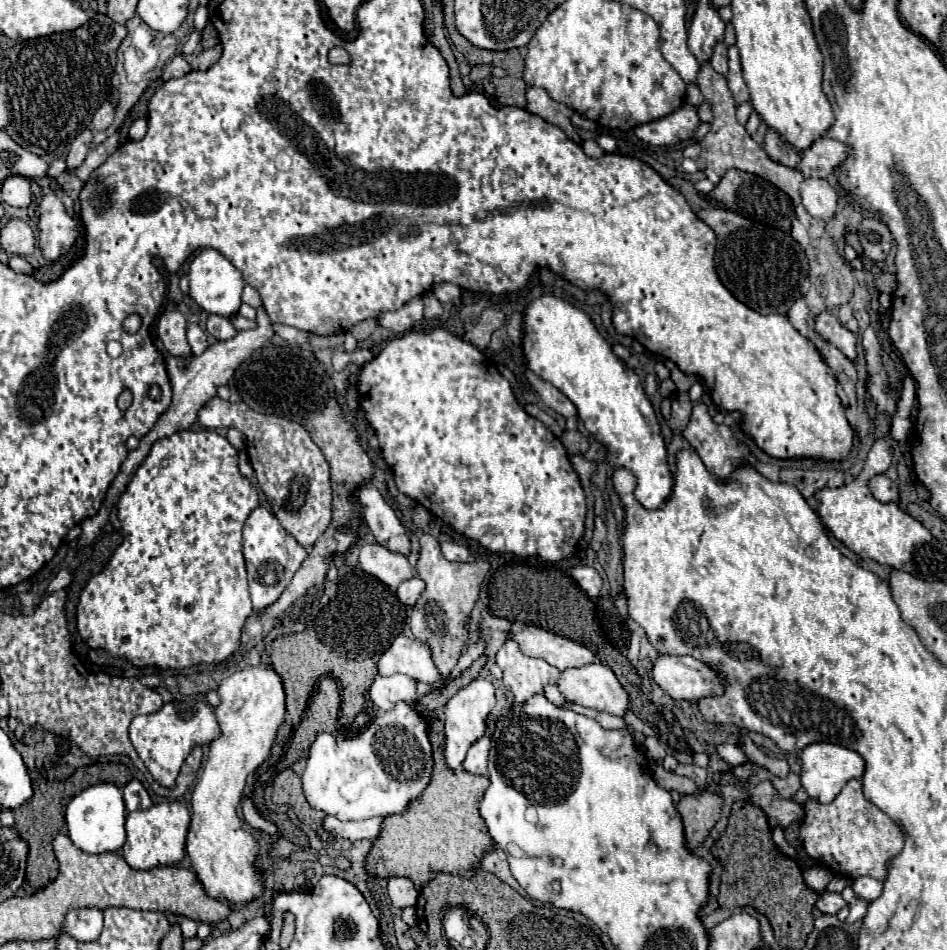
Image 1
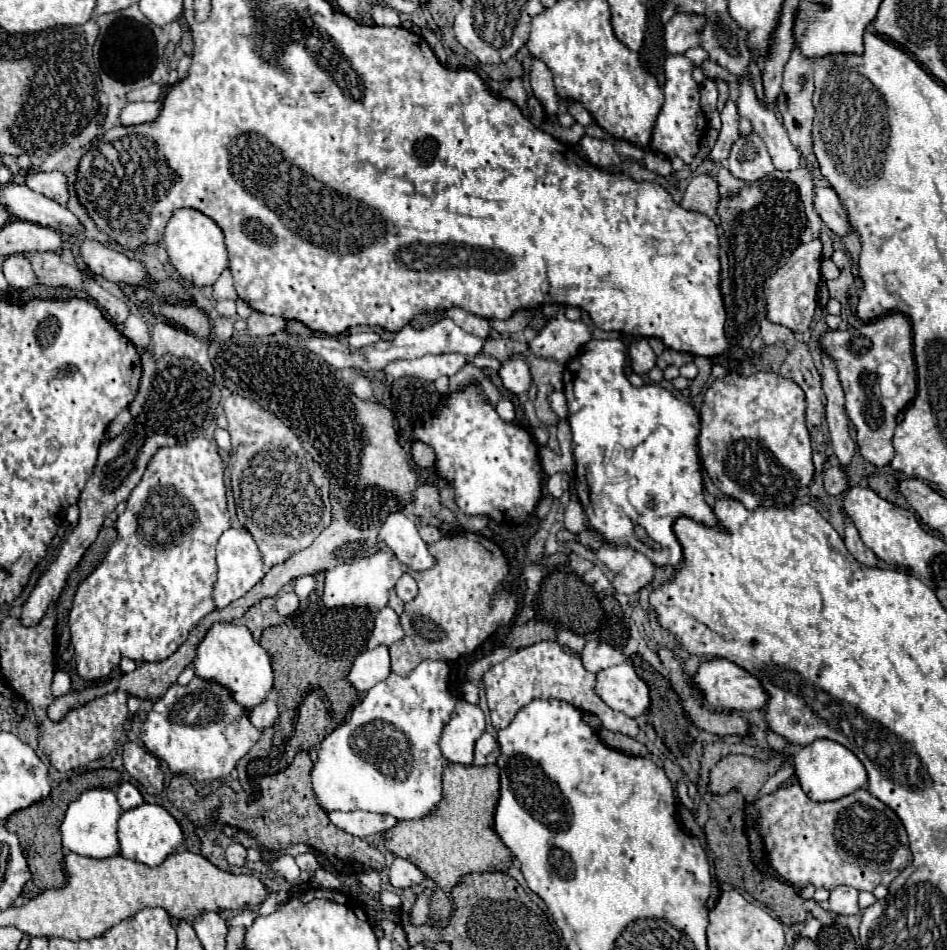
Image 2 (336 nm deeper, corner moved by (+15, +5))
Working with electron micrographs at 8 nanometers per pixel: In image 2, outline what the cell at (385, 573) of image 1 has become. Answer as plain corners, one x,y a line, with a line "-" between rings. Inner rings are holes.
381,548
369,558
363,558
353,564
341,564
341,566
325,572
325,592
323,592
321,604
325,608
369,606
373,610
381,610
383,606
387,606
389,594
391,594
395,582
401,578
401,574
403,574
403,568
401,568
401,562
395,558
395,554
387,548

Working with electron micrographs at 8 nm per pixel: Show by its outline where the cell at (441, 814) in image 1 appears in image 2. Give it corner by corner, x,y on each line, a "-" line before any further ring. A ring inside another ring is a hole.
447,764
443,770
443,798
435,806
435,812
421,820
401,820
393,830
385,832
387,850
397,858
405,858
415,866
421,866
421,872
431,878
443,892
449,890
461,880
463,874
471,872
507,872
511,866
511,852
501,842
493,830
493,810
499,798
499,768
491,766
463,766

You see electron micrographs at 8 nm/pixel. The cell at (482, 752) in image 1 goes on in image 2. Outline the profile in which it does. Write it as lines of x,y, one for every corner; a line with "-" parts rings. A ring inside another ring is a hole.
483,734
477,742
475,742
475,758
473,764
477,766
487,766
487,764
495,764
495,760
499,758
499,746
497,740
491,734

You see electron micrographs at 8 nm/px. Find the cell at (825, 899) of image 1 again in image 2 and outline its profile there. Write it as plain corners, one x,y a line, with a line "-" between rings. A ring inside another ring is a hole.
837,886
829,896
829,908
835,914
859,914
857,890
851,886

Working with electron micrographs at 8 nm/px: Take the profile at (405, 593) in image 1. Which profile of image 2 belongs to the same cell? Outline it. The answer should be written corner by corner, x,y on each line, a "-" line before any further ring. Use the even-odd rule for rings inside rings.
403,574
395,584
395,592
403,602
409,602
409,600
413,600
417,596
417,584
409,574

